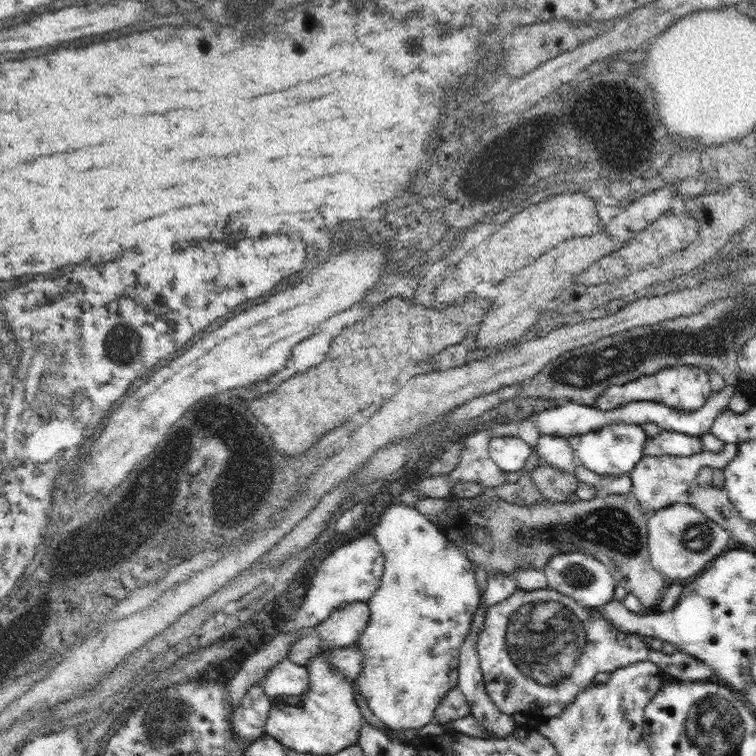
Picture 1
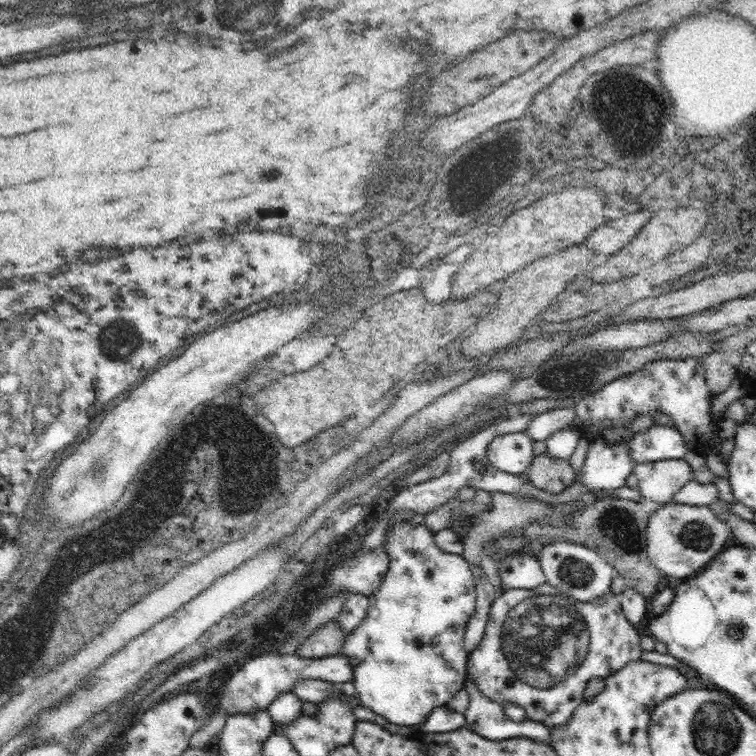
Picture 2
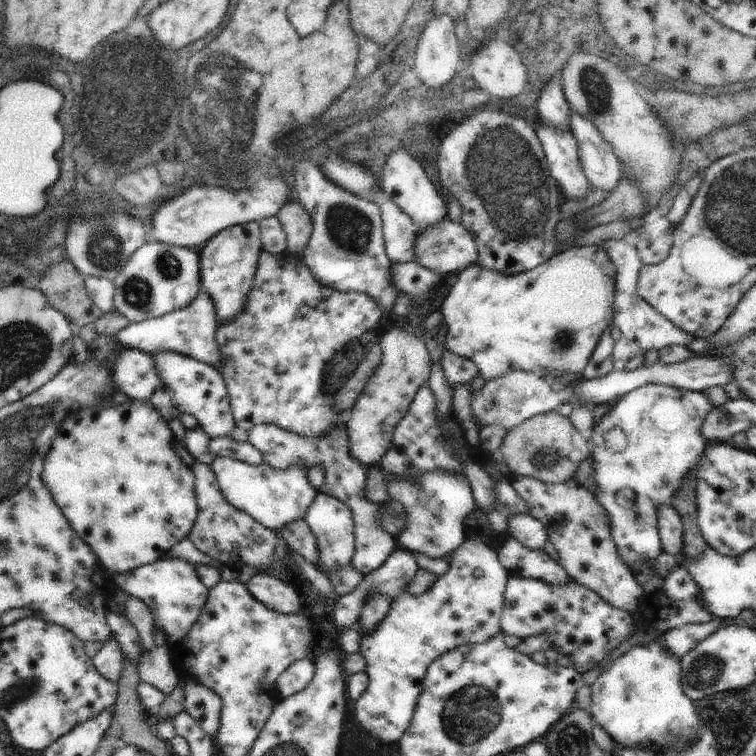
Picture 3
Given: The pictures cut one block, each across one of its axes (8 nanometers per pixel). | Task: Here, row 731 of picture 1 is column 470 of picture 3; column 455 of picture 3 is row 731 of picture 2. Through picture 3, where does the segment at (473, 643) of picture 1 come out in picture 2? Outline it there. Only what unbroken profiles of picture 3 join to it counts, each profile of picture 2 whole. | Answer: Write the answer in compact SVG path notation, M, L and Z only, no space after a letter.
M470 672L464 682L464 692L470 696L470 706L468 706L468 712L464 714L468 722L468 730L488 740L510 740L510 738L526 736L526 738L550 744L550 730L544 724L532 722L532 720L520 722L520 724L512 722L504 714L502 704L492 702L488 696L484 696L478 690Z

